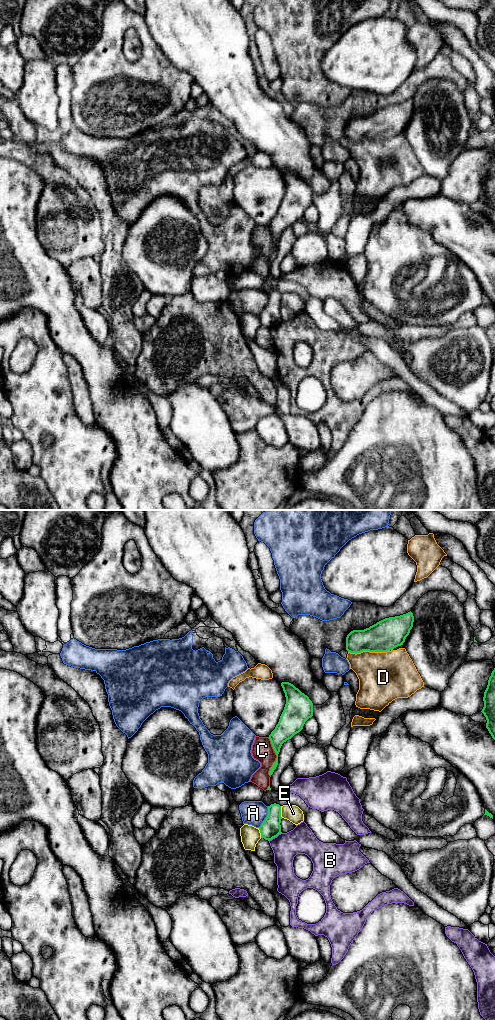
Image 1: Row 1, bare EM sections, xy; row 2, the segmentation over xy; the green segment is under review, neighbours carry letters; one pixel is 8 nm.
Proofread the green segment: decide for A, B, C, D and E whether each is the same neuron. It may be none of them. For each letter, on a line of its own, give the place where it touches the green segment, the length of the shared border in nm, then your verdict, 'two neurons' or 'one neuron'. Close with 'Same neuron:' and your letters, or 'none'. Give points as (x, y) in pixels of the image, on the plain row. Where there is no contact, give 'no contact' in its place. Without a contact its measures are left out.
A: meets green in xy at (266, 305); contact 190 nm long; two neurons
B: meets green in xy at (275, 324); contact 130 nm long; two neurons
C: meets green in xy at (277, 245); contact 320 nm long; two neurons
D: meets green in xy at (368, 138); contact 340 nm long; two neurons
E: meets green in xy at (280, 300); contact 100 nm long; two neurons
Same neuron: none

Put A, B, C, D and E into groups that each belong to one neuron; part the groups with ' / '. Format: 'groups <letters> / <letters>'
groups A / B C / D / E

